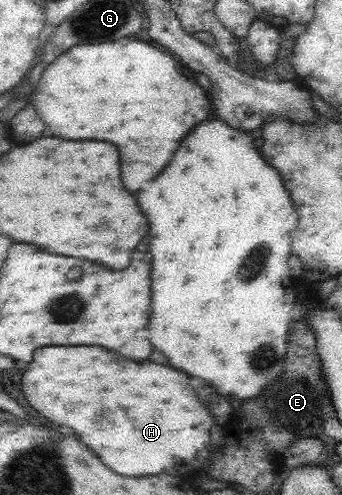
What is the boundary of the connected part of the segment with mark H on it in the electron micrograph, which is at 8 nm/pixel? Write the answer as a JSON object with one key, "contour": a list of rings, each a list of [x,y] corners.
{"contour":[[[39,347],[21,377],[21,389],[31,407],[53,423],[71,427],[105,465],[123,477],[189,473],[199,469],[211,451],[213,419],[197,401],[189,377],[171,367],[157,363],[139,365],[103,347]]]}

